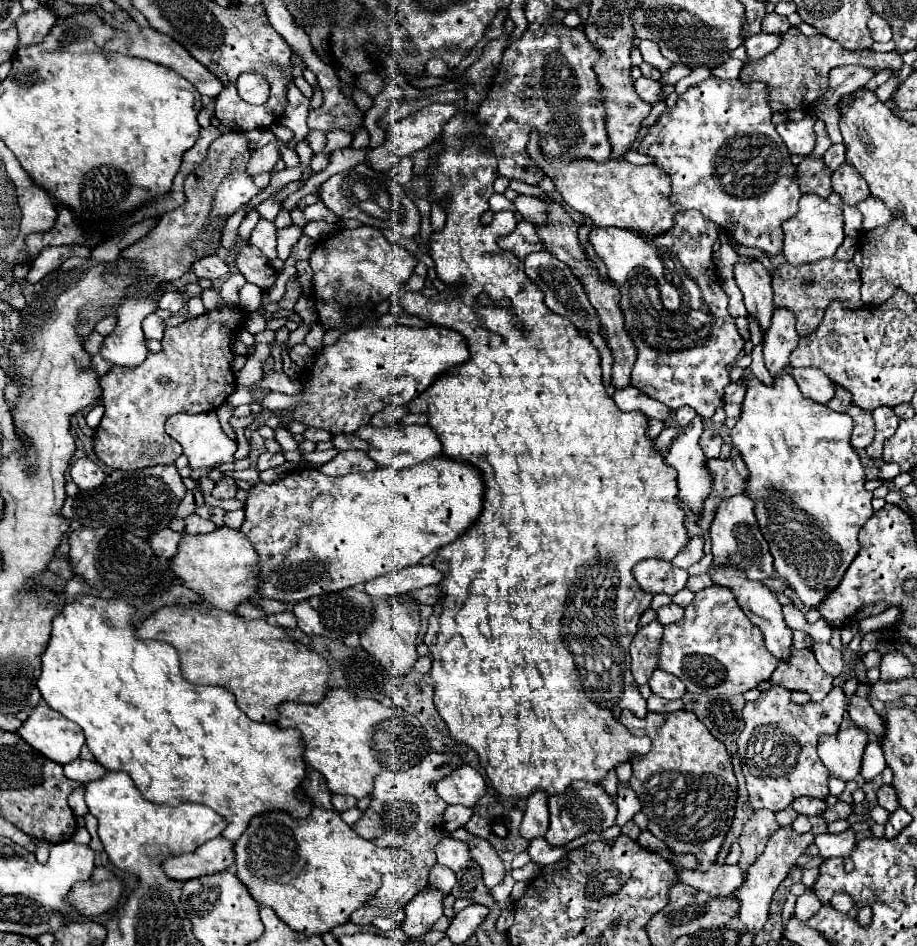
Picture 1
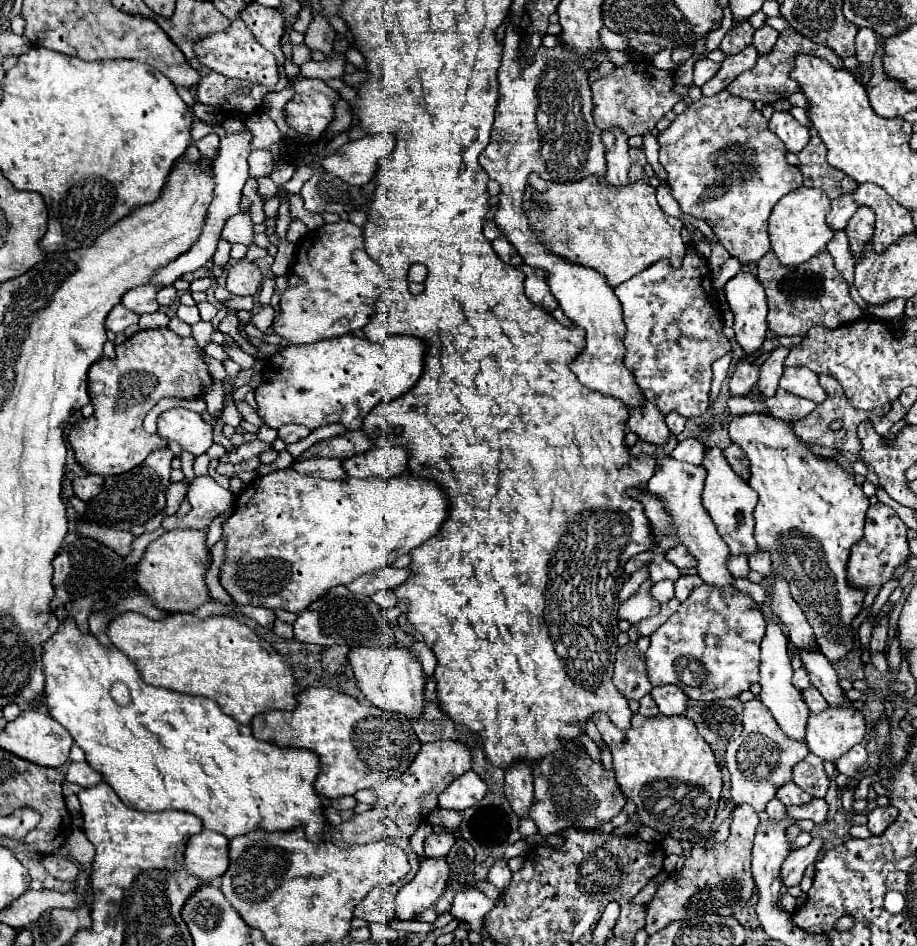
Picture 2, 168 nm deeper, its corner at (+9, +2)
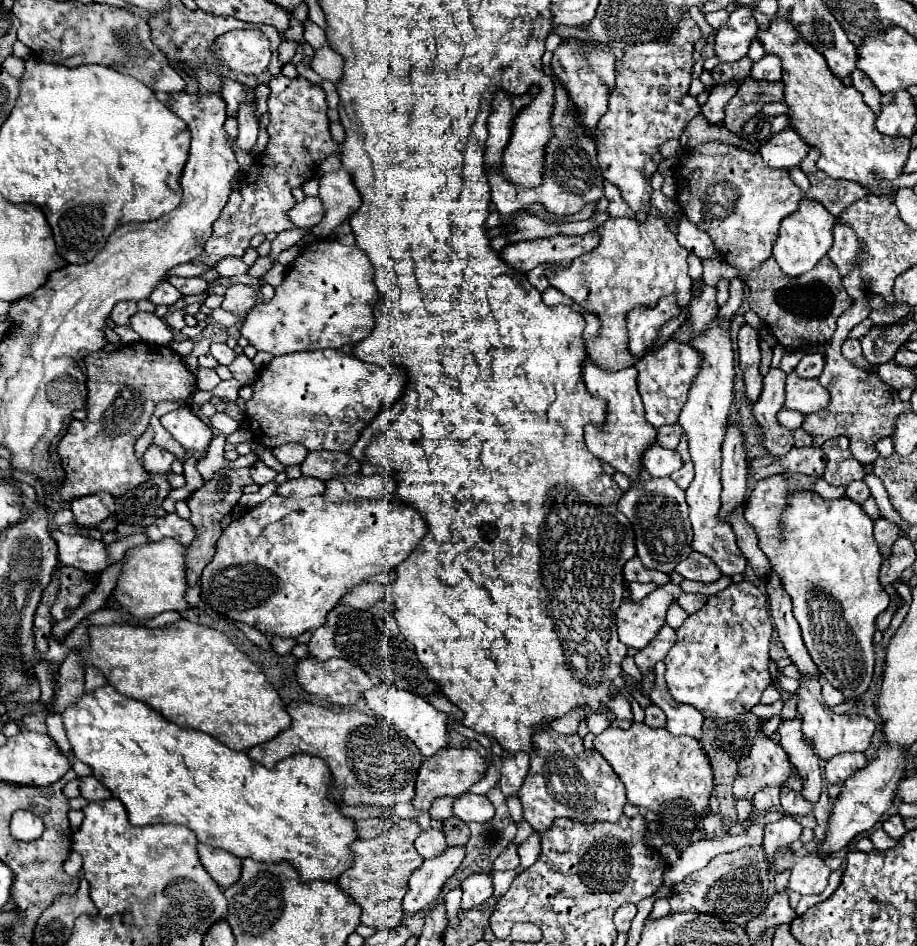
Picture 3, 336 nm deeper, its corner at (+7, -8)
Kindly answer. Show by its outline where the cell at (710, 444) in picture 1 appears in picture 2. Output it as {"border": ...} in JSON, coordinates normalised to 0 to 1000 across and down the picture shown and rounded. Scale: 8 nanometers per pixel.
{"border":[[[748,463],[744,467],[739,467],[739,471],[733,476],[733,484],[742,486],[742,488],[752,488],[752,490],[766,490],[768,484],[768,476],[770,471],[759,465],[759,463]]]}

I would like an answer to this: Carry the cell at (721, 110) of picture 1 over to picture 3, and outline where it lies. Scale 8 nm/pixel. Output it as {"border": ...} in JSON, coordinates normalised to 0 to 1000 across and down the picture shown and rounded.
{"border":[[[776,148],[770,152],[763,152],[755,159],[748,159],[746,169],[735,178],[735,188],[739,195],[737,211],[742,216],[742,222],[746,228],[759,237],[763,243],[772,245],[779,254],[781,264],[785,271],[805,285],[805,294],[811,296],[811,292],[824,283],[831,281],[842,268],[842,256],[846,254],[851,233],[859,226],[864,226],[870,220],[870,214],[877,209],[877,203],[862,190],[859,180],[848,180],[833,175],[827,161],[816,161],[807,154],[790,152],[785,148]]]}

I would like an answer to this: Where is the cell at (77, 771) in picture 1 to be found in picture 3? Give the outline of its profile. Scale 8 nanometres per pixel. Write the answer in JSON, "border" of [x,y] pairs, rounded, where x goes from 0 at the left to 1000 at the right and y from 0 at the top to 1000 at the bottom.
{"border":[[[94,820],[87,825],[87,837],[94,846],[116,846],[120,844],[120,835],[113,833],[103,820]]]}

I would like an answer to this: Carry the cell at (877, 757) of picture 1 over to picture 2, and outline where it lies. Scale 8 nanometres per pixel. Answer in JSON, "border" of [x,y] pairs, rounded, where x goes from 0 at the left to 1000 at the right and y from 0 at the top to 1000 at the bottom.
{"border":[[[936,786],[936,789],[927,791],[927,795],[923,795],[923,799],[914,801],[909,808],[912,808],[914,816],[923,818],[925,822],[931,822],[940,814],[940,810],[944,808],[944,801],[947,801],[947,795],[942,793],[940,786]]]}

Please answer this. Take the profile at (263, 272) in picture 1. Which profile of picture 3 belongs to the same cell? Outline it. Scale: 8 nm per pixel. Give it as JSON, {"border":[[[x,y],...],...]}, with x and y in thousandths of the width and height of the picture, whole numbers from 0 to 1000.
{"border":[[[253,300],[246,311],[244,311],[244,319],[242,326],[262,334],[268,334],[277,323],[281,321],[281,311],[275,302],[268,300]]]}

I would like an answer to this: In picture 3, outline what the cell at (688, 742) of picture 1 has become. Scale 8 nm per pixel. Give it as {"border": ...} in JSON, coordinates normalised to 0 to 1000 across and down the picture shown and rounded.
{"border":[[[689,765],[685,772],[663,767],[656,776],[648,780],[648,791],[663,803],[667,814],[676,820],[676,825],[683,831],[685,848],[696,854],[709,855],[718,858],[720,863],[720,877],[737,877],[737,879],[757,879],[761,869],[770,863],[774,852],[774,841],[779,835],[779,814],[774,810],[774,803],[763,789],[763,784],[755,778],[733,778],[726,770],[707,770],[700,765]]]}

